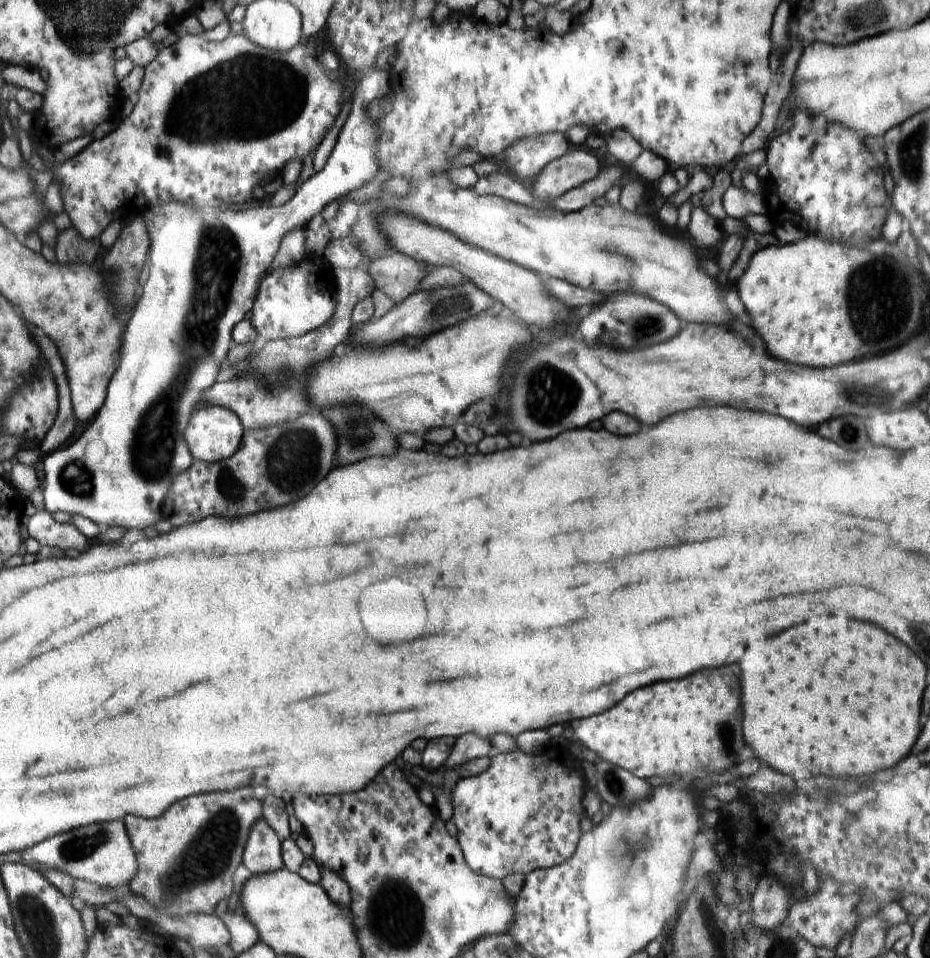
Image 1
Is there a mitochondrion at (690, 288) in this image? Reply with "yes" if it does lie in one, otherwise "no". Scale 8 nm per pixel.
no

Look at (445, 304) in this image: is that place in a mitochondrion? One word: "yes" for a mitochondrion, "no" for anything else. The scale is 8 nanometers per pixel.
yes

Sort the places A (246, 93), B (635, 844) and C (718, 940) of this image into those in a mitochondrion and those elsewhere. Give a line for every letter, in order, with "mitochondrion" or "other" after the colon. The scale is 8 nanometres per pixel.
A: mitochondrion
B: mitochondrion
C: mitochondrion

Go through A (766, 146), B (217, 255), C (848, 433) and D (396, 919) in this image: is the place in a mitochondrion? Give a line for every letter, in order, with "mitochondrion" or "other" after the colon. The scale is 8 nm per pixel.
A: other
B: mitochondrion
C: mitochondrion
D: mitochondrion

